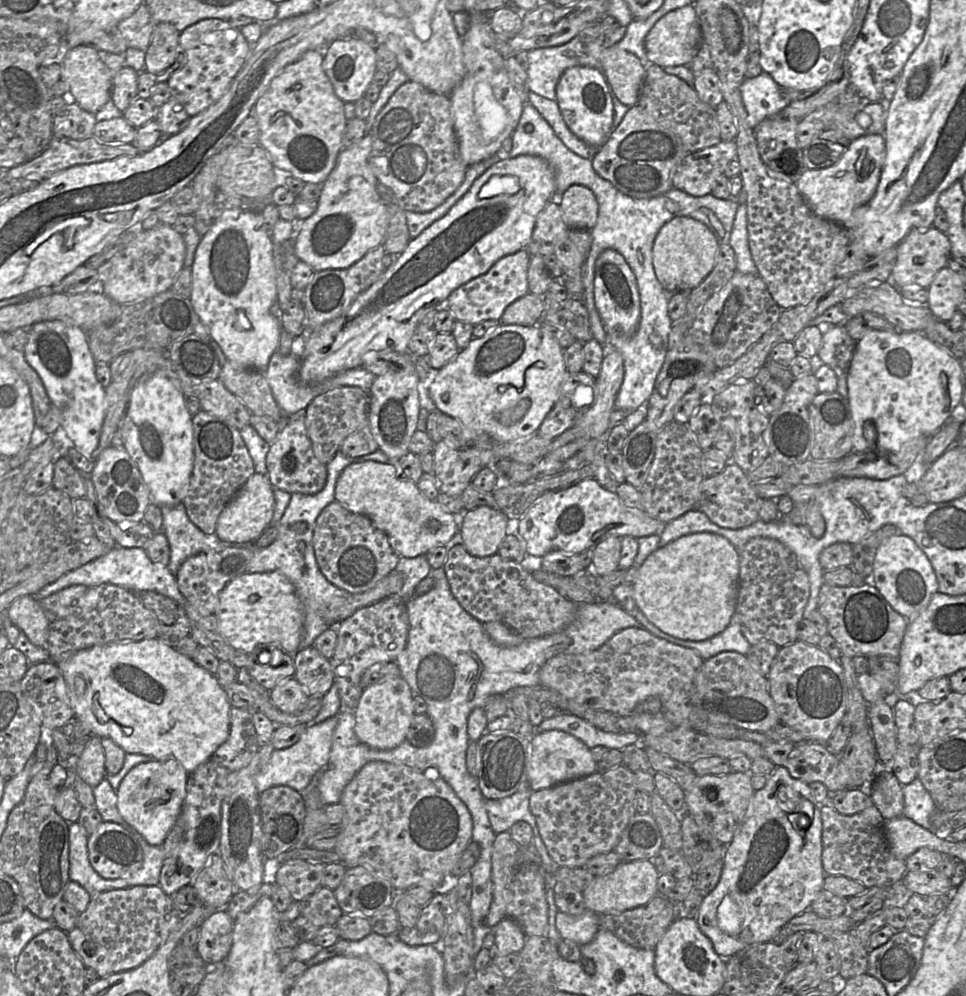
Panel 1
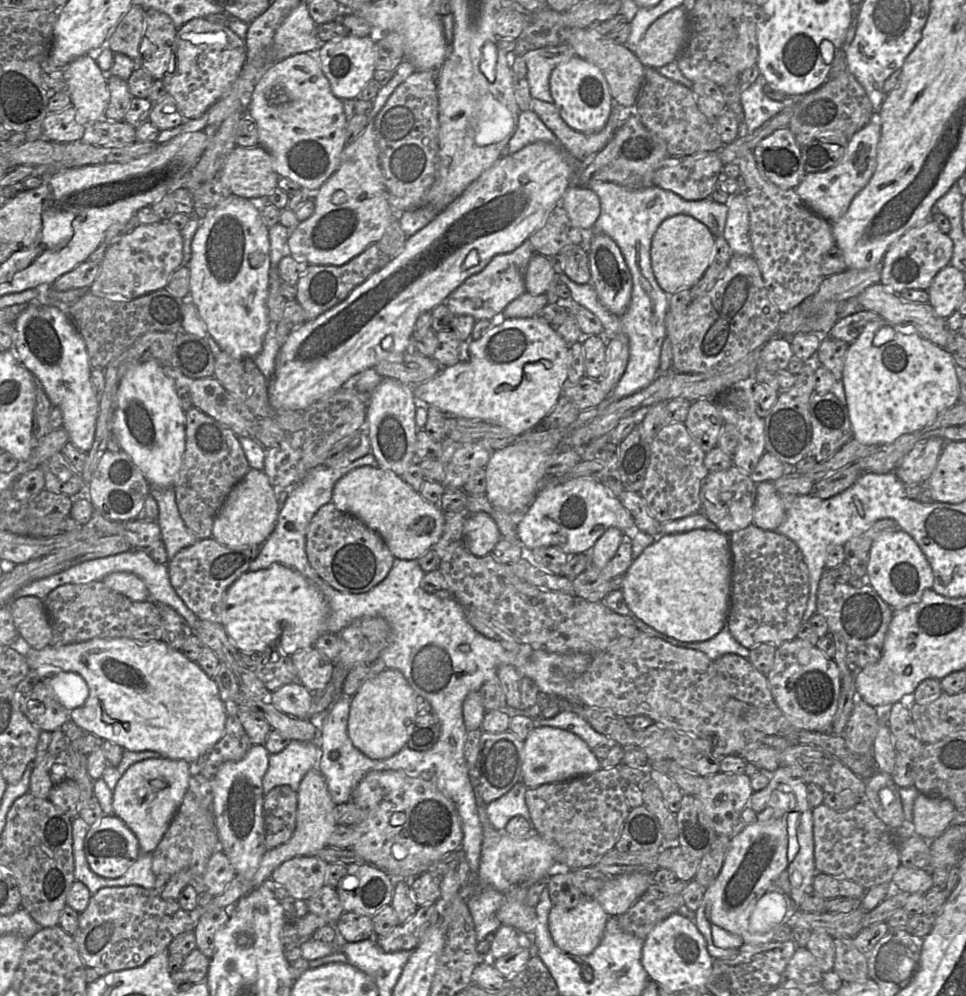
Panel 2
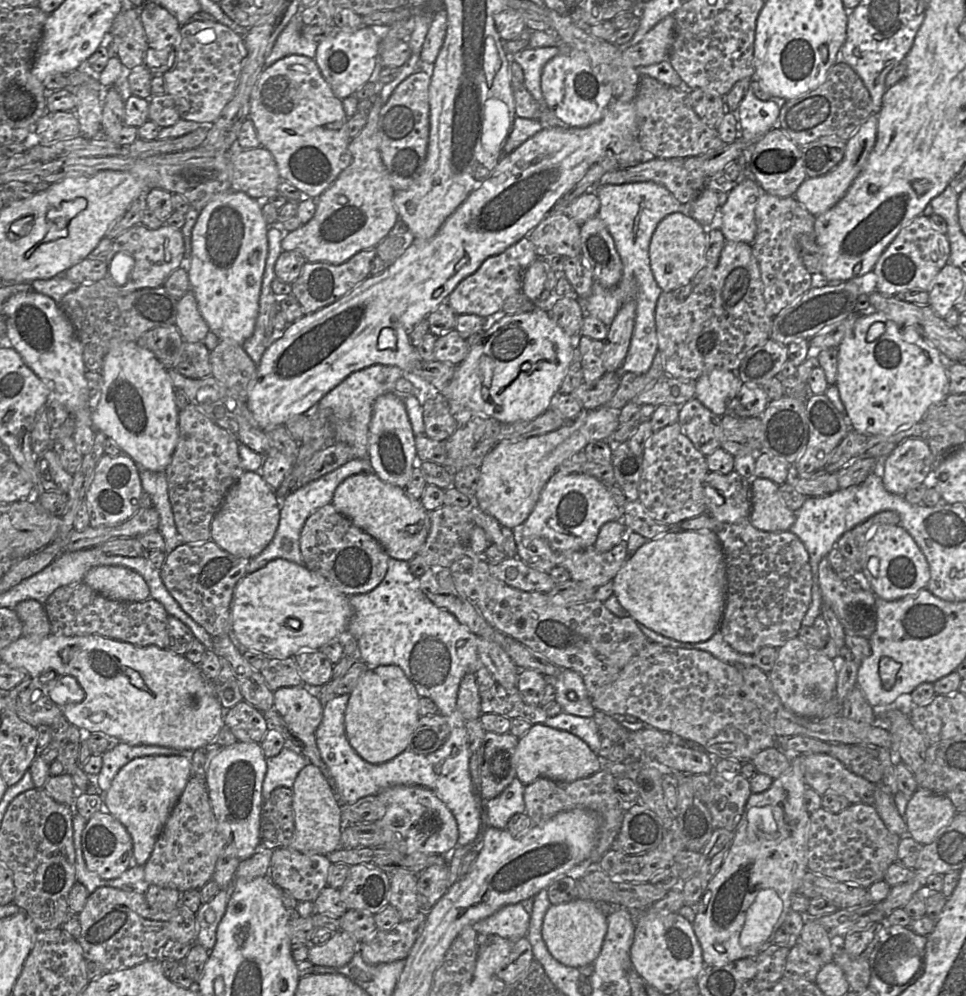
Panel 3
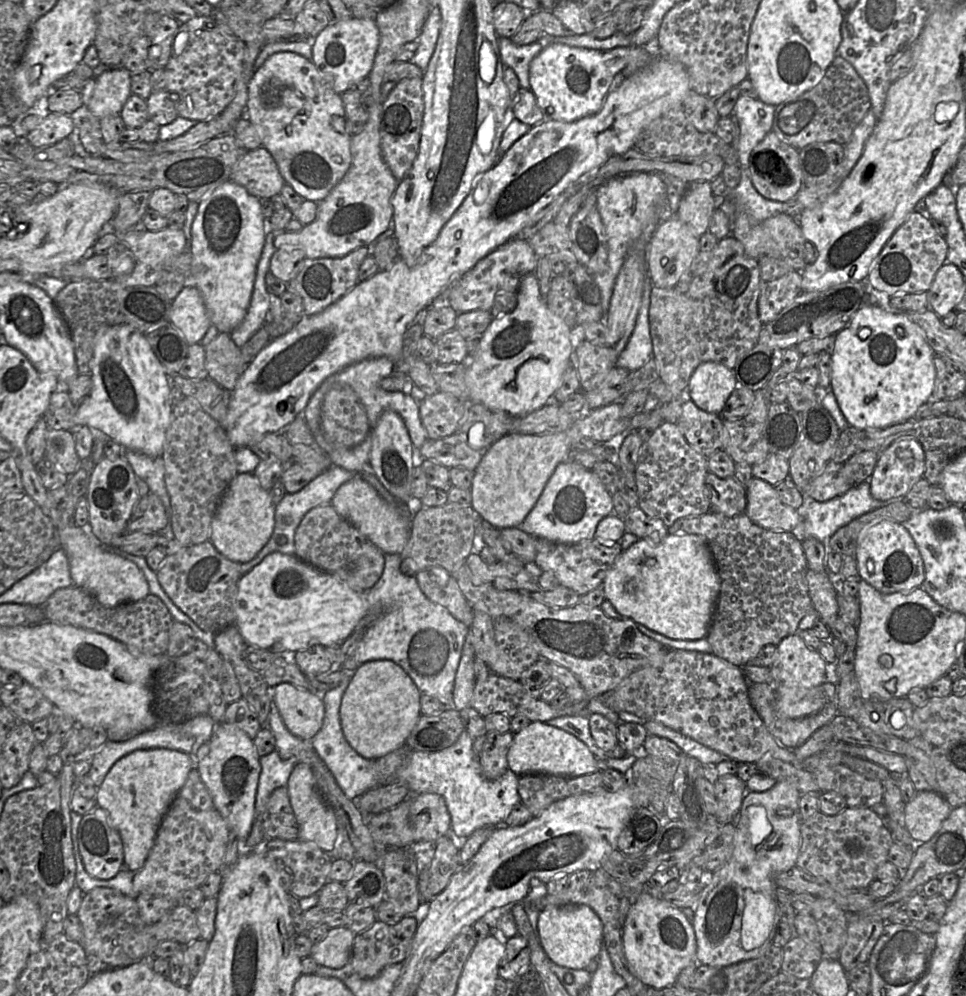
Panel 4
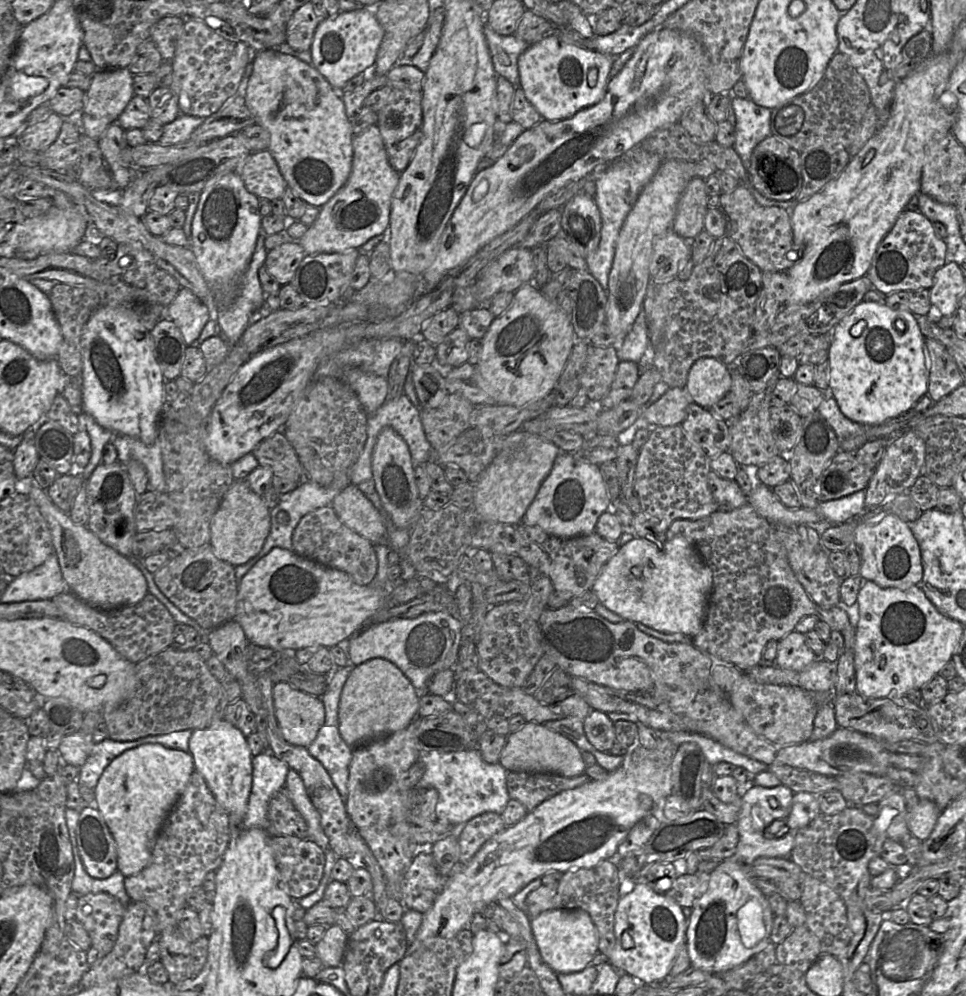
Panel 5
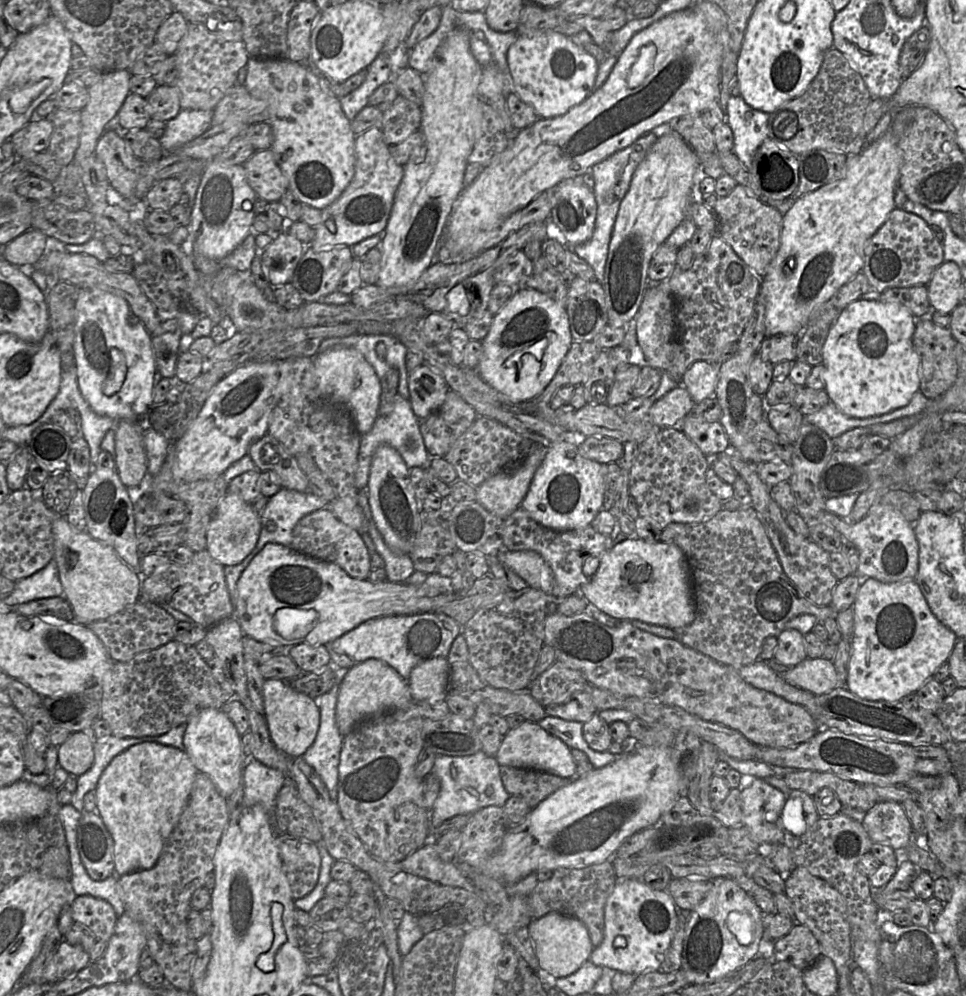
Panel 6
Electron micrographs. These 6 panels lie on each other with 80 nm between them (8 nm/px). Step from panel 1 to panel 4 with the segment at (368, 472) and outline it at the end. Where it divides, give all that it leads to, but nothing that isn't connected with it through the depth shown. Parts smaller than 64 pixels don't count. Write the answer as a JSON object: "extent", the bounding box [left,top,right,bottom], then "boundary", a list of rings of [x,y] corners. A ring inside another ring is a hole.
{"extent":[331,477,414,555],"boundary":[[[355,477],[342,484],[335,492],[331,506],[342,519],[356,528],[384,554],[400,555],[409,540],[414,505],[390,505],[361,477]]]}

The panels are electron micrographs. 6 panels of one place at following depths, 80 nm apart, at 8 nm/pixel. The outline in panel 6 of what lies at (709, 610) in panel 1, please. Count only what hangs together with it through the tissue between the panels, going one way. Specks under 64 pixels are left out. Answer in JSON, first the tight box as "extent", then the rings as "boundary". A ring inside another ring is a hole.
{"extent":[579,538,695,629],"boundary":[[[639,538],[616,543],[600,558],[597,571],[579,588],[579,594],[601,611],[626,620],[640,620],[676,629],[695,619],[690,568],[675,544]]]}

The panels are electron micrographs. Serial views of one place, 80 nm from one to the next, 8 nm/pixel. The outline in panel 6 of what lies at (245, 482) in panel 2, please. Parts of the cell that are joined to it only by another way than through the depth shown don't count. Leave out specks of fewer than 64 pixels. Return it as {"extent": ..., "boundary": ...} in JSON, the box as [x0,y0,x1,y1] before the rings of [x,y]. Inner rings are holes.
{"extent":[206,493,262,566],"boundary":[[[227,493],[216,509],[208,526],[206,550],[223,566],[240,564],[255,548],[262,529],[261,519],[251,504],[239,496]]]}

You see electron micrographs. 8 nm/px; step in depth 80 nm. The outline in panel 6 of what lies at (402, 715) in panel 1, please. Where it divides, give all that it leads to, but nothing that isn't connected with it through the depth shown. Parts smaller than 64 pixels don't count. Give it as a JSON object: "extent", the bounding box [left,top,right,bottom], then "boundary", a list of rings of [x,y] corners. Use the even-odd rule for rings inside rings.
{"extent":[336,659,413,737],"boundary":[[[379,659],[355,663],[340,686],[336,706],[336,721],[342,737],[352,732],[364,720],[393,710],[405,709],[413,703],[411,692],[401,675]]]}

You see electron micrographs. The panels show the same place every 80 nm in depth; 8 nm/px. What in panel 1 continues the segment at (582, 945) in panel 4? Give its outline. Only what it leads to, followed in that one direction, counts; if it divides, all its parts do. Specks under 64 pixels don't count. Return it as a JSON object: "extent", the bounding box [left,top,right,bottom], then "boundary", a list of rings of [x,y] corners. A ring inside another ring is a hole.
{"extent":[555,909,599,945],"boundary":[[[588,909],[579,916],[558,911],[555,926],[561,938],[583,945],[589,943],[599,930],[599,915]]]}

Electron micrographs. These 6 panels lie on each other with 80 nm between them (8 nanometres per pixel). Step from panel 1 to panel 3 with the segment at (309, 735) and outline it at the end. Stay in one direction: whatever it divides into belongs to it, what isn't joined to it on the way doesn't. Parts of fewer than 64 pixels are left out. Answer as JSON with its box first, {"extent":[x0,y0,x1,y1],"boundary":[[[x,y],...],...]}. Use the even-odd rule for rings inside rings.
{"extent":[262,747,310,801],"boundary":[[[283,747],[281,752],[266,758],[267,770],[262,783],[263,801],[277,787],[292,788],[299,772],[310,764],[308,758],[297,751]]]}

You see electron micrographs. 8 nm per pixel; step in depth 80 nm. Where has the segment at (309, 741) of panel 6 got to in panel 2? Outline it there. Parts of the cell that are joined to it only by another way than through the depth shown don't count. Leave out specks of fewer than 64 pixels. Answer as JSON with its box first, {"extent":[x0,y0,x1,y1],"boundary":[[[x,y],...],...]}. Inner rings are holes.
{"extent":[268,681,312,719],"boundary":[[[295,681],[271,692],[268,701],[279,712],[299,719],[310,719],[312,695],[300,682]]]}

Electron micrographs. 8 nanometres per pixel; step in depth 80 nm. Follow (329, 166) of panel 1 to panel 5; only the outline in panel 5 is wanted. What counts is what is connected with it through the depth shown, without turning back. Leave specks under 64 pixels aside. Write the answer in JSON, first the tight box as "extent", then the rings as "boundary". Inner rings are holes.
{"extent":[245,49,355,208],"boundary":[[[264,49],[255,54],[252,63],[253,72],[247,84],[245,101],[256,120],[255,124],[261,125],[270,135],[267,150],[294,194],[307,204],[321,208],[345,185],[352,170],[355,135],[342,96],[314,65],[295,56]]]}

